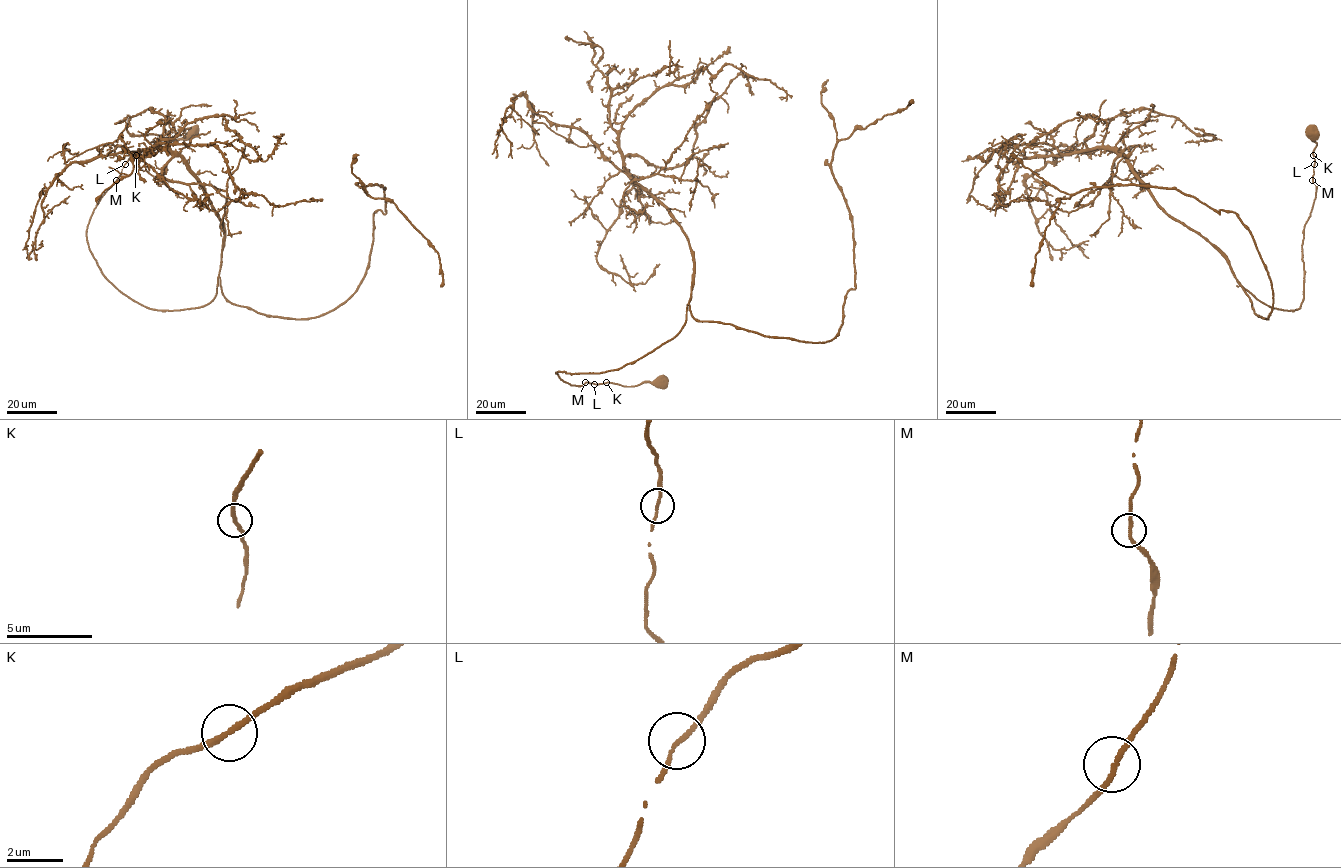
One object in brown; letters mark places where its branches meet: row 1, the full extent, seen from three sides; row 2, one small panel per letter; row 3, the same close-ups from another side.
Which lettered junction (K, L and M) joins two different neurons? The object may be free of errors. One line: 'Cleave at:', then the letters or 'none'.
Cleave at: none

